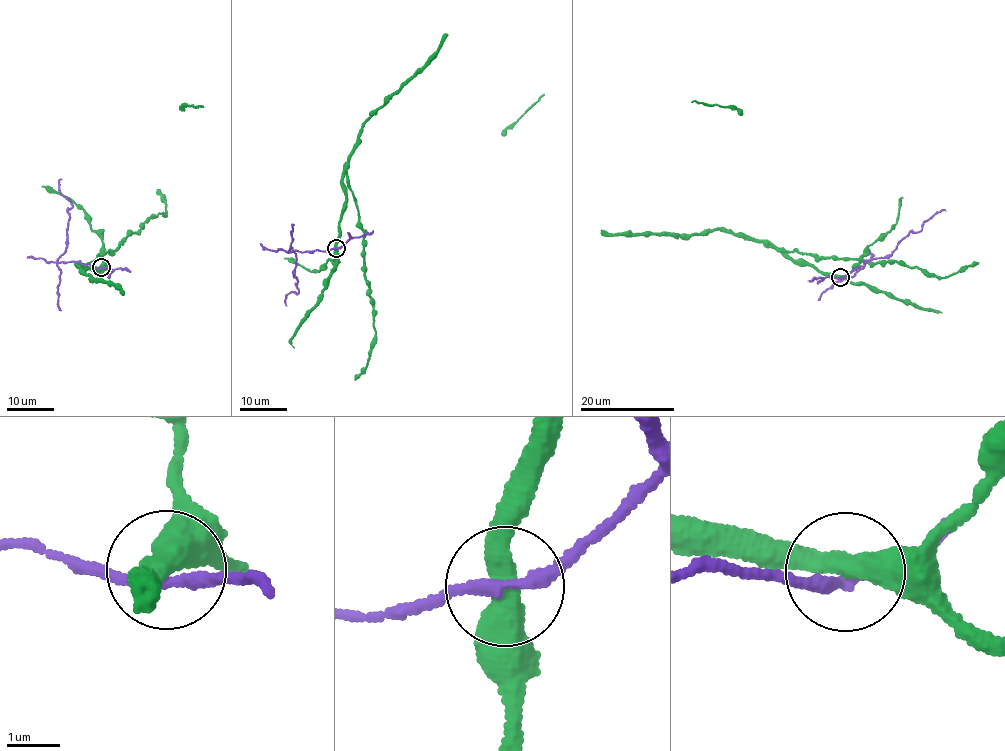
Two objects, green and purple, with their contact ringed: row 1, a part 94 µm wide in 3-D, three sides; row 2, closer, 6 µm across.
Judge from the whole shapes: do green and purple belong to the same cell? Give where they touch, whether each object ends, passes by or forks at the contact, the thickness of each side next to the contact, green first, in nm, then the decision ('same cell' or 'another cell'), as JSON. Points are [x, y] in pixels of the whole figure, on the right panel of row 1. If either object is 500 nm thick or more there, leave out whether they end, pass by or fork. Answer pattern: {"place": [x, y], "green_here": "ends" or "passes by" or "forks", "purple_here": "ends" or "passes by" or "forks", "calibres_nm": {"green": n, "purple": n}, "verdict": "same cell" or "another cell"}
{"place": [840, 277], "green_here": "passes by", "purple_here": "passes by", "calibres_nm": {"green": 440, "purple": 220}, "verdict": "another cell"}

